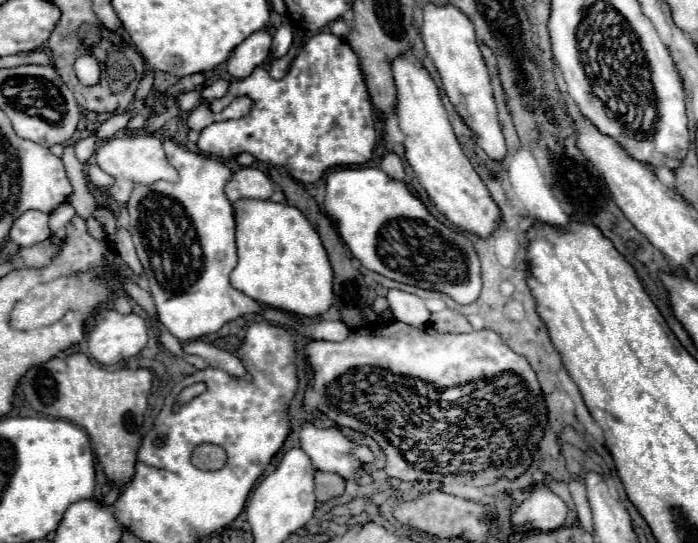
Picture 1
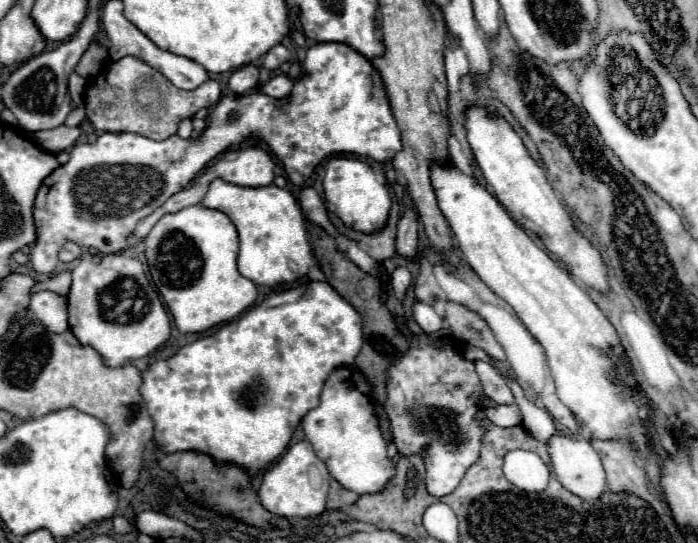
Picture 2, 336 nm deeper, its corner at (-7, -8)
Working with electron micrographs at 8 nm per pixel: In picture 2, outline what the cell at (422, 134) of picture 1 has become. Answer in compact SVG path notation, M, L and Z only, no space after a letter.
M450 162L432 164L430 178L438 206L470 268L490 290L514 308L524 326L544 346L558 398L572 410L590 438L632 438L646 448L644 432L634 426L622 428L622 424L630 418L646 420L648 408L644 406L644 398L636 392L610 380L614 358L622 356L622 348L612 324L590 300L586 290L578 286L548 252L534 244L478 178L464 174Z

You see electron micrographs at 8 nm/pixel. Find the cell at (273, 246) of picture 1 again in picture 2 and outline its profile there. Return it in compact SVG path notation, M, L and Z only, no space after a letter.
M214 180L202 200L202 206L216 208L234 222L240 234L238 272L254 284L268 288L294 284L304 278L316 262L304 230L304 214L296 198L276 184L266 188L238 188L224 180Z

